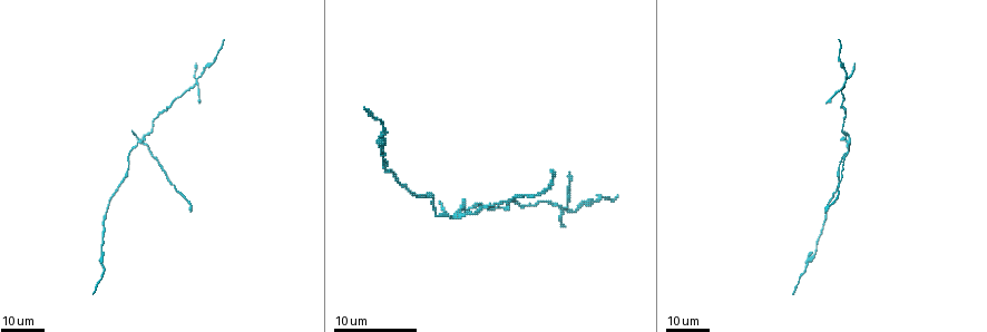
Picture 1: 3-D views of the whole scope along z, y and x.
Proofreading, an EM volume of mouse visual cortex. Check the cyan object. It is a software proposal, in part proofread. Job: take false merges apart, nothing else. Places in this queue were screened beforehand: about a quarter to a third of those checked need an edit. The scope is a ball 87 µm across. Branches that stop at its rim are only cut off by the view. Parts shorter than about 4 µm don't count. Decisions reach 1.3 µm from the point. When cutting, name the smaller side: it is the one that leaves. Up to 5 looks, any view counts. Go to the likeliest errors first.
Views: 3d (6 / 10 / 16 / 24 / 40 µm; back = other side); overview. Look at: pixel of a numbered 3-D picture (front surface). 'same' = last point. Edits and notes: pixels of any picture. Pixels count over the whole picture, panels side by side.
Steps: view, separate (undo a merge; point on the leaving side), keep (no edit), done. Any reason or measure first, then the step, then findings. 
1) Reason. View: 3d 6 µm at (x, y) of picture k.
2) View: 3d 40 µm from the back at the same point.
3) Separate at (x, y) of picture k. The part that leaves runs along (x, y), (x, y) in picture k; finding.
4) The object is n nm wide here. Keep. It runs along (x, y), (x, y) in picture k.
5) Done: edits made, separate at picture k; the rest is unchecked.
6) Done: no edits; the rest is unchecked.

Looks like a crossing. View: 3d 24 µm at (846, 84) of picture 1.

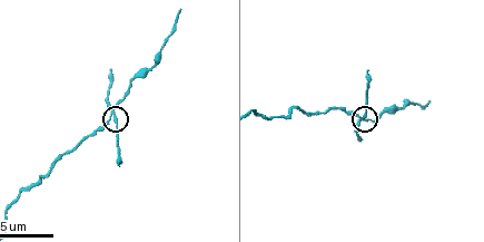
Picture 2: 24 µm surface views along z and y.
View: 3d 10 µm at (363, 116) of picture 2.

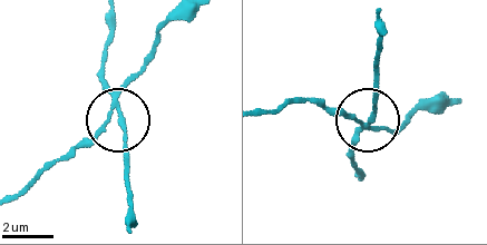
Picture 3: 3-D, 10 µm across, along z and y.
Separate at (103, 77) of picture 3. The part that leaves runs along (117, 103), (129, 222) in picture 3; two neurons meet here.

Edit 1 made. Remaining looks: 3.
Four or more arms meet. View: 3d 16 µm at (848, 141) of picture 1.

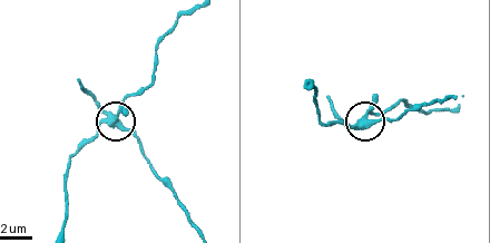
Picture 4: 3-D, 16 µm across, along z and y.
View: 3d 10 µm at (118, 122) of picture 4.

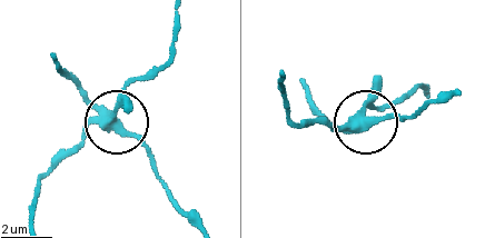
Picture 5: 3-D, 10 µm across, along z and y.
The object is 360 nm wide here. Separate at (137, 139) of picture 5. The part that leaves runs along (106, 118), (142, 144), (166, 195), (194, 227) in picture 5; a second neuron is stuck on.

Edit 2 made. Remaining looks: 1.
Done: edits made, separate at picture 3, separate at picture 5; the rest is unchecked.

